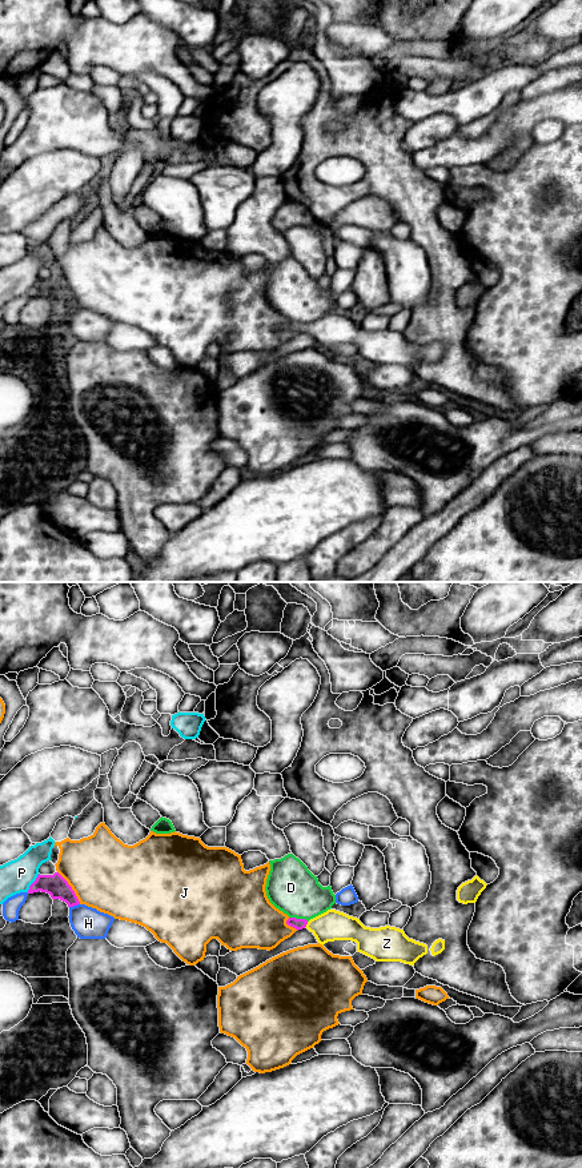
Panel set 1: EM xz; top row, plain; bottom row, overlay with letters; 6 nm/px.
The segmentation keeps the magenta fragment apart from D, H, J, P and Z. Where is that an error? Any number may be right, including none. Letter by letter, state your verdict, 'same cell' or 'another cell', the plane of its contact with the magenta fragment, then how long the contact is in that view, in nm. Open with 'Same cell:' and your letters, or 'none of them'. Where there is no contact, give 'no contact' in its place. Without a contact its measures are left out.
Same cell: Z
D: another cell; contact in xz; length 120 nm
H: another cell; contact in xz; length 70 nm
J: another cell; contact in xz; length 240 nm
P: another cell; contact in xz; length 130 nm
Z: same cell; contact in xz; length 50 nm

